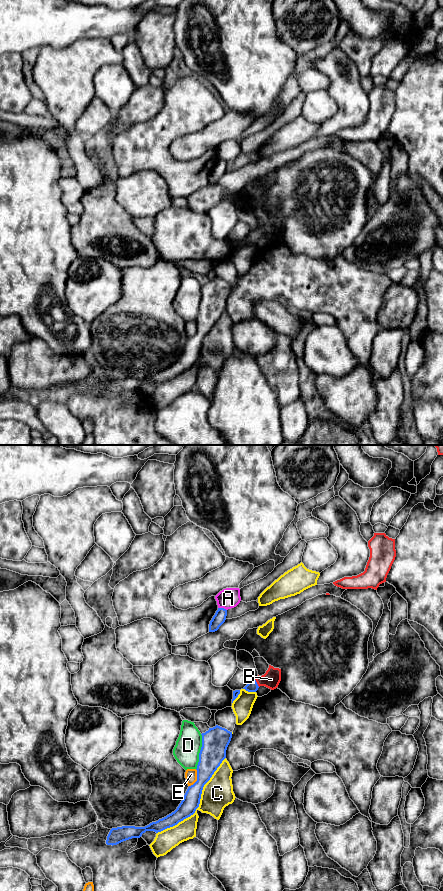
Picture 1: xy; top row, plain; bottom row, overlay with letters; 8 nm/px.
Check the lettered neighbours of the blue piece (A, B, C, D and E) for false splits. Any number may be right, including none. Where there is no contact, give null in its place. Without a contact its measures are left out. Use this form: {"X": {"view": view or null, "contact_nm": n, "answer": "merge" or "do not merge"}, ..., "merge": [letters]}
{"A": {"view": "xy", "contact_nm": 80, "answer": "do not merge"}, "B": {"view": "xy", "contact_nm": 80, "answer": "merge"}, "C": {"view": "xy", "contact_nm": 800, "answer": "do not merge"}, "D": {"view": "xy", "contact_nm": 300, "answer": "do not merge"}, "E": {"view": "xy", "contact_nm": 160, "answer": "do not merge"}, "merge": ["B"]}

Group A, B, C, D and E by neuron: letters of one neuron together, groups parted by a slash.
A / B / C / D / E

